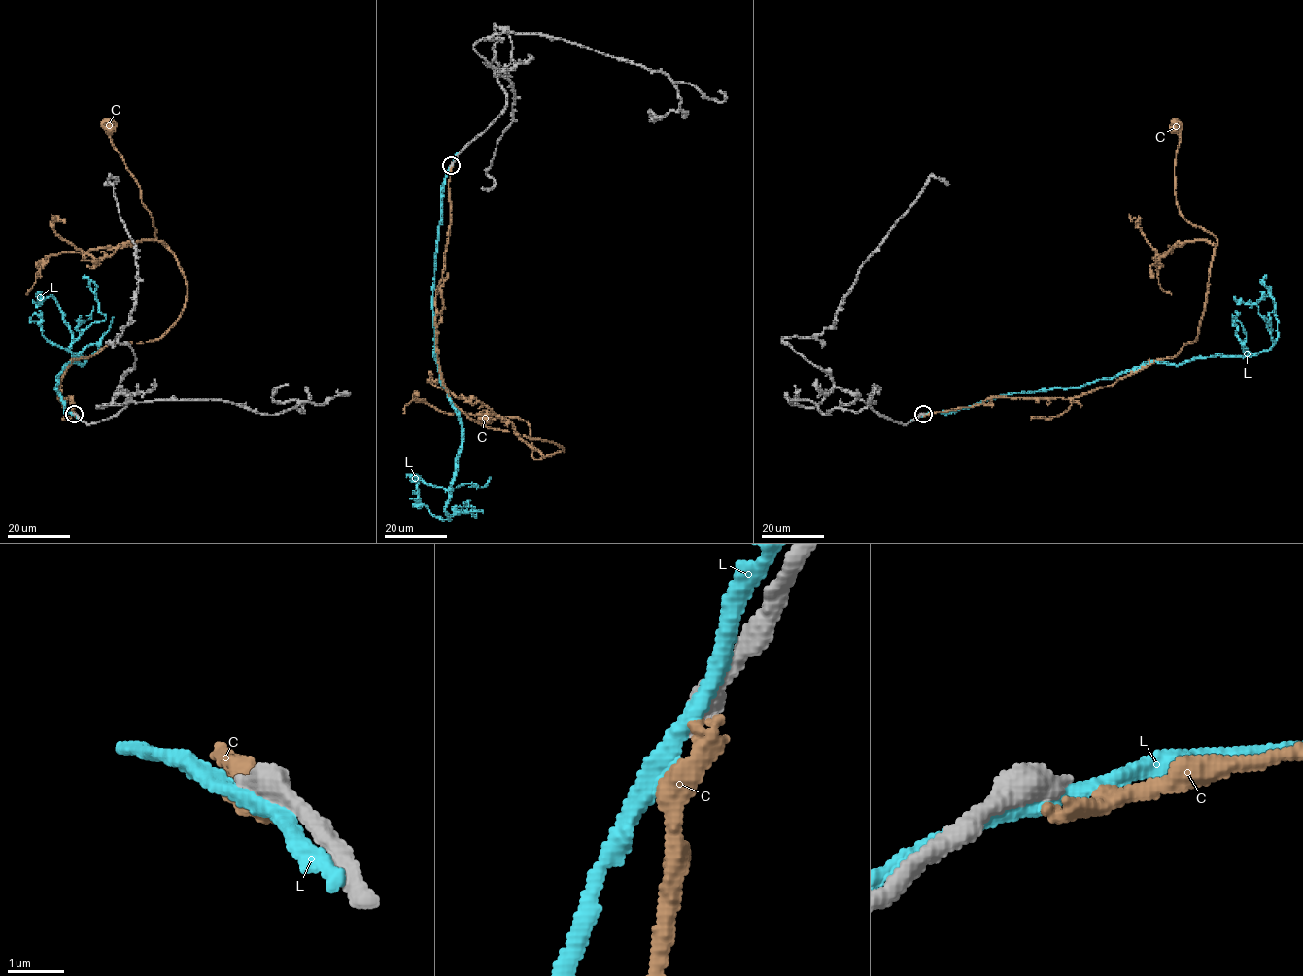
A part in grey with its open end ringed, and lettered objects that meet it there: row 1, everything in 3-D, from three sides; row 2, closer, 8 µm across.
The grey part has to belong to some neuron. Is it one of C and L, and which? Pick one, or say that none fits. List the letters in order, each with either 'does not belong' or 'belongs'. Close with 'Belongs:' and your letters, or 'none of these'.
C: does not belong
L: does not belong
Belongs: none of these

